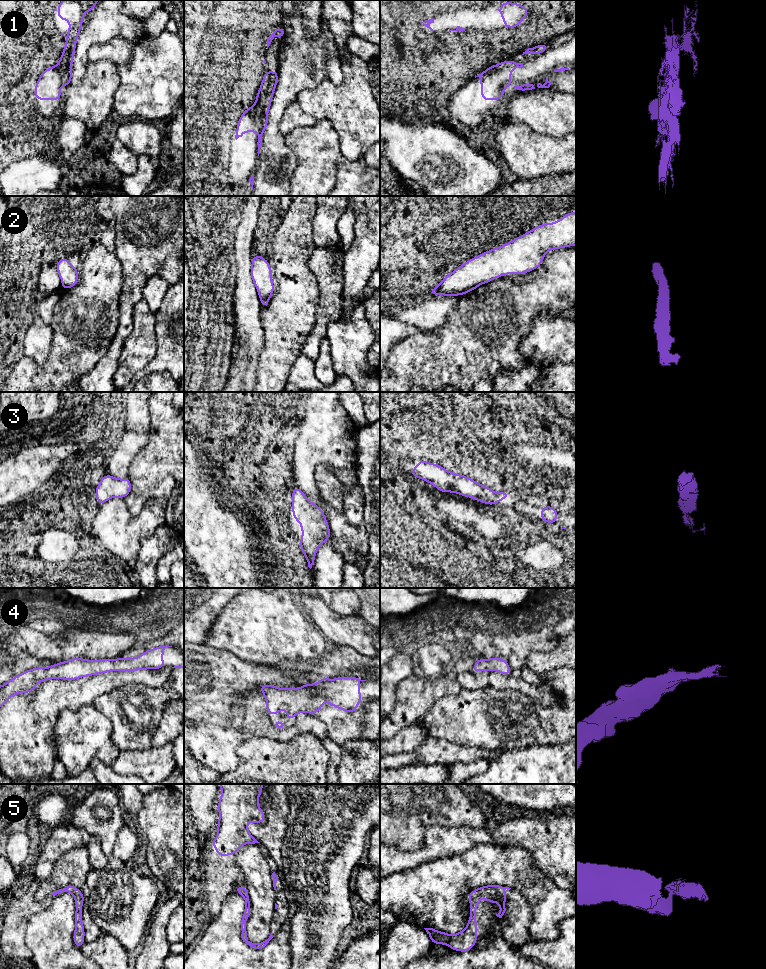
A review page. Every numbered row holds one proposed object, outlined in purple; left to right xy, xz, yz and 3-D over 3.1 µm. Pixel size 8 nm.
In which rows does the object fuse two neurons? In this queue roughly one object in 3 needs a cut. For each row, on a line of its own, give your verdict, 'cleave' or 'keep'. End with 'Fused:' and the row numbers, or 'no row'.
1: cleave
2: keep
3: keep
4: keep
5: keep
Fused: 1

